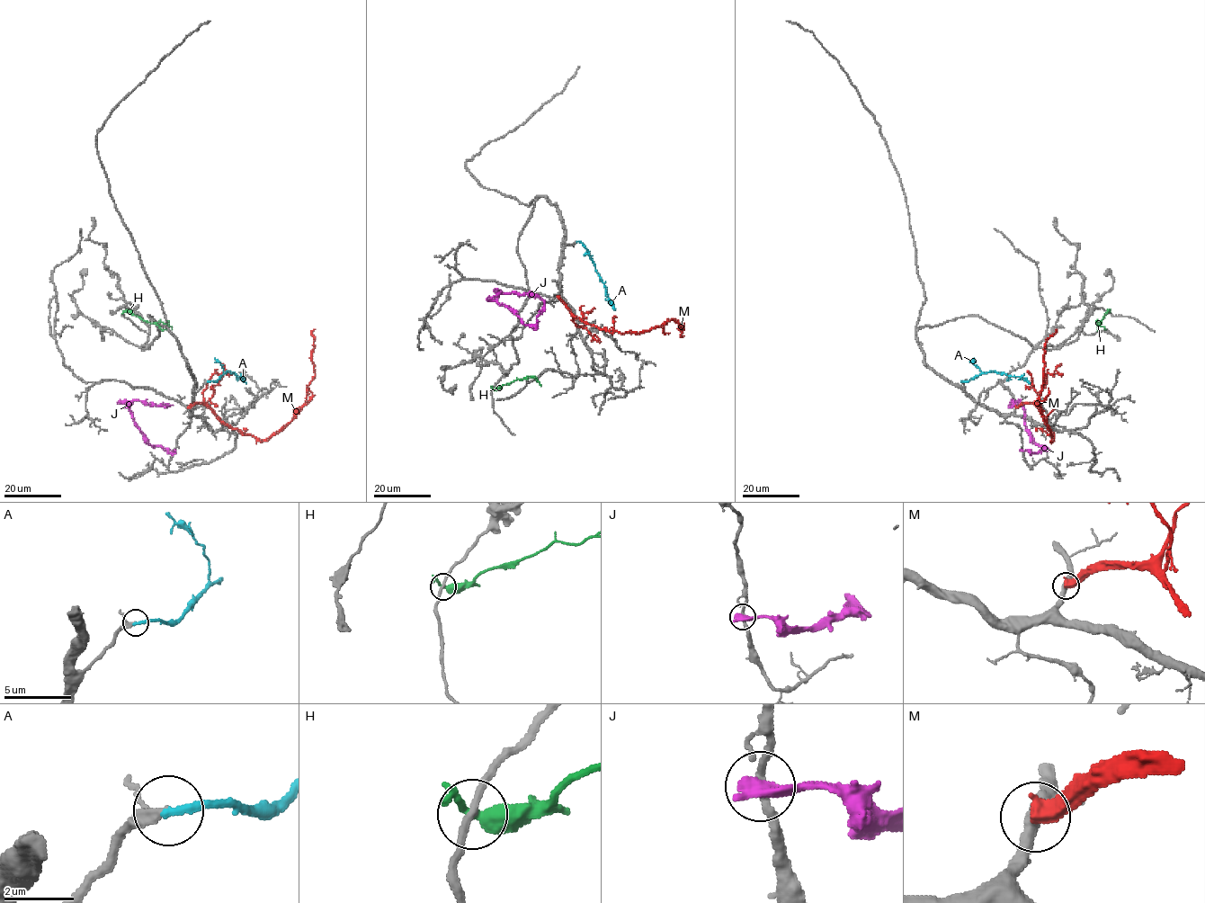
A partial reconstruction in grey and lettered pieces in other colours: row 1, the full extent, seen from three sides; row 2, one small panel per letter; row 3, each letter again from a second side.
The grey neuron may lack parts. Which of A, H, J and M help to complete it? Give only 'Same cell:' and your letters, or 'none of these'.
Same cell: A

